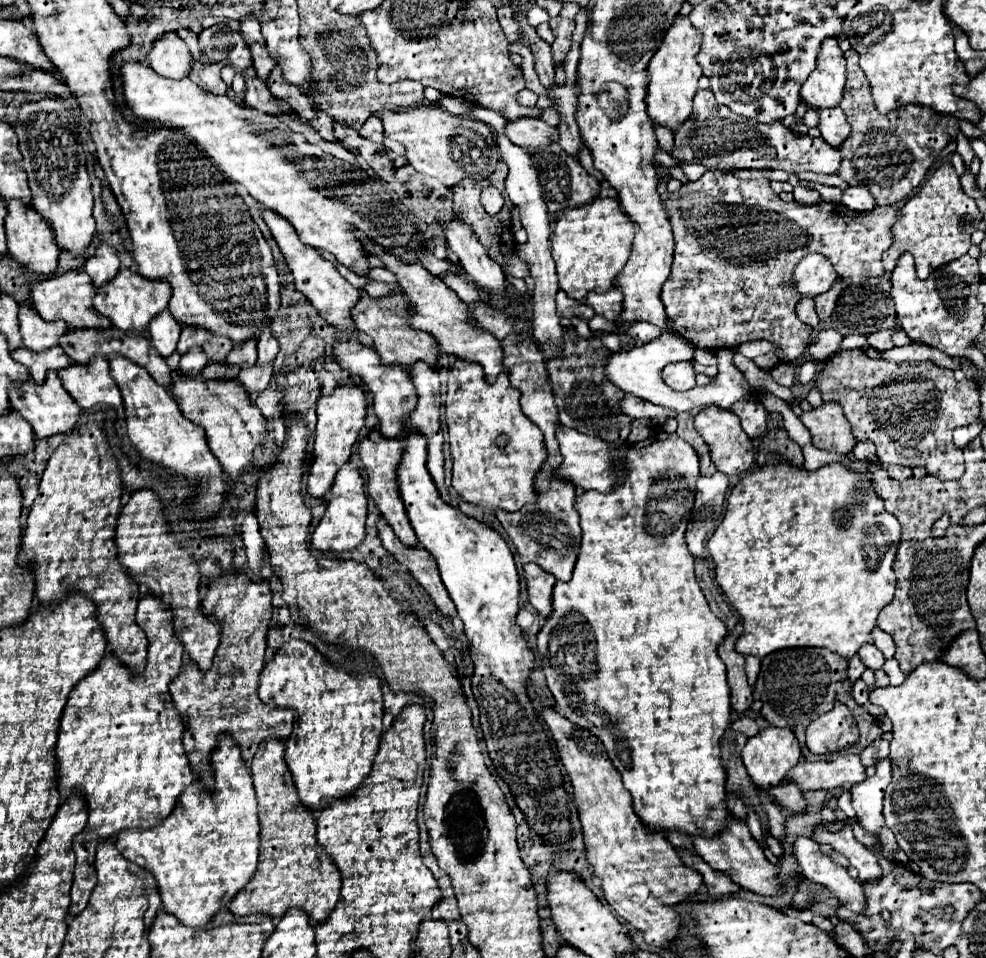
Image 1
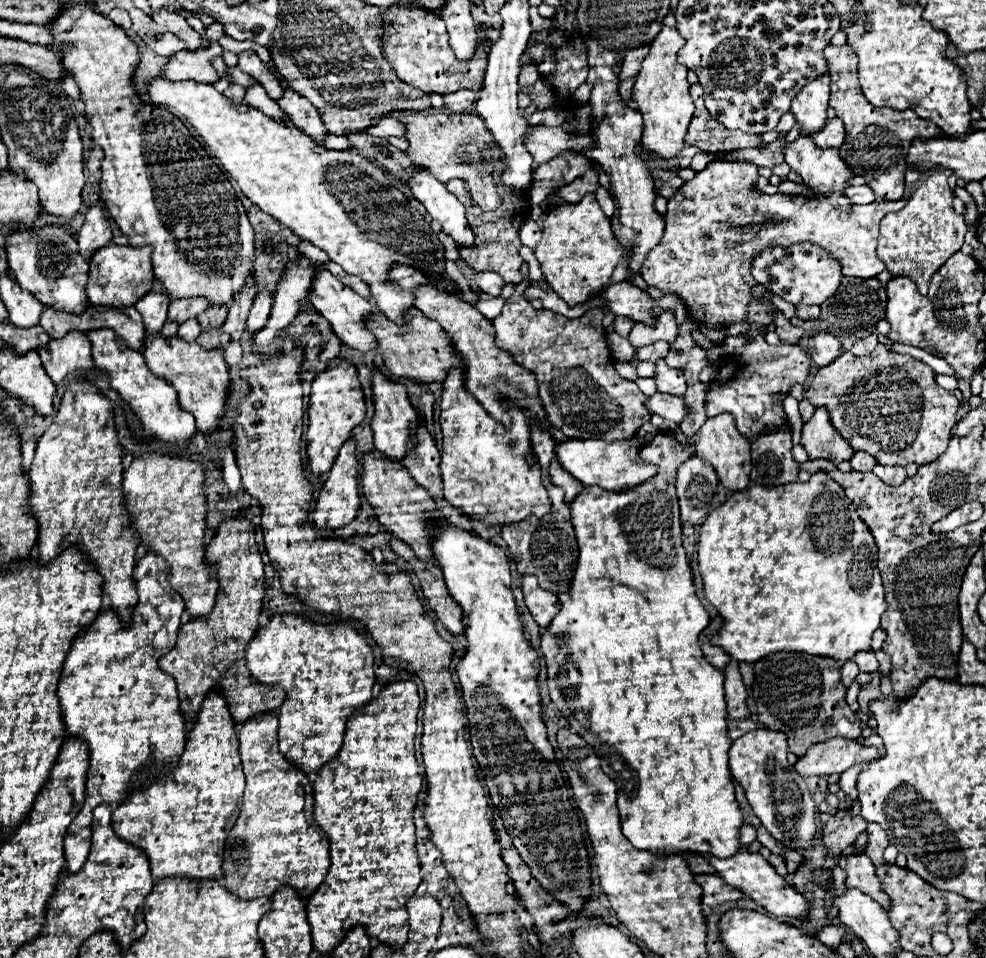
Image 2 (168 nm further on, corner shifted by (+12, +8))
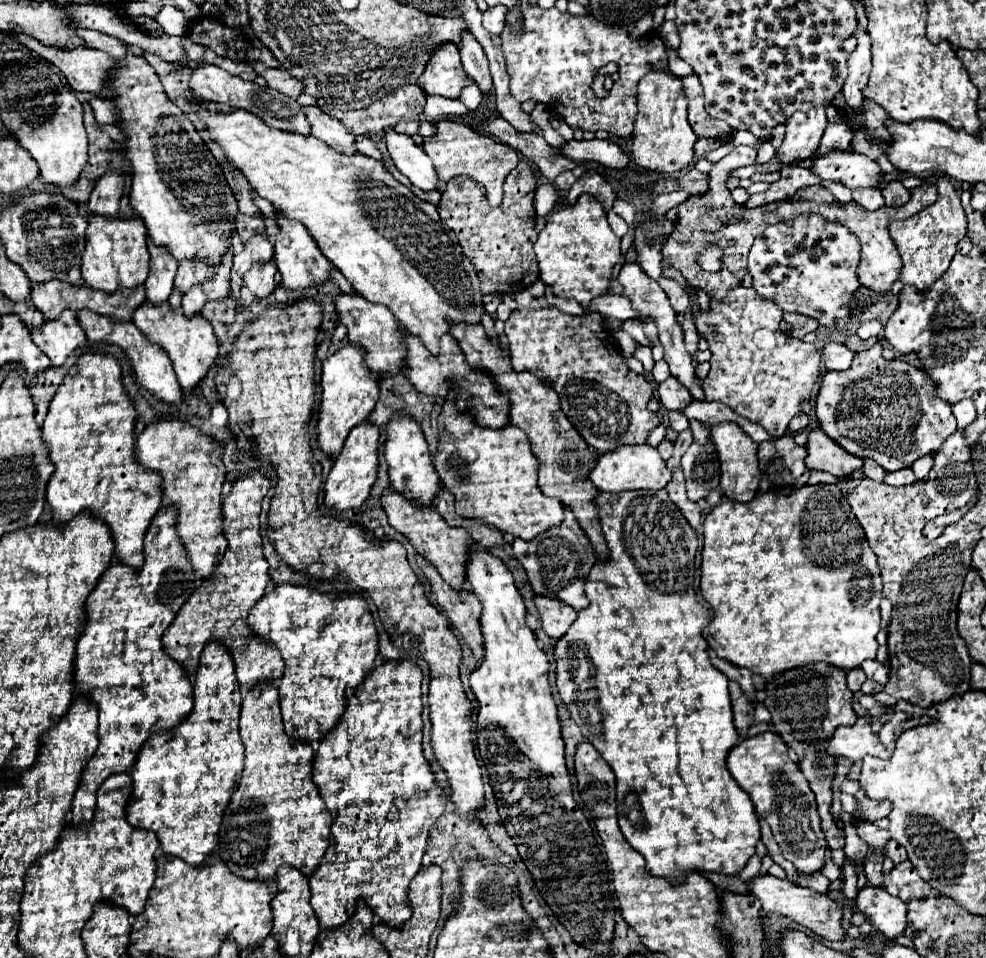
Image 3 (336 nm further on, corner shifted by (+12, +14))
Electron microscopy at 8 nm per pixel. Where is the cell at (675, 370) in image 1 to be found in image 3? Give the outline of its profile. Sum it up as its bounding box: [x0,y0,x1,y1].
[658,376,692,412]

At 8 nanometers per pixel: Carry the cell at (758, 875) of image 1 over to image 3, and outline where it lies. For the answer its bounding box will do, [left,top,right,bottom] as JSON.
[748,876,846,940]

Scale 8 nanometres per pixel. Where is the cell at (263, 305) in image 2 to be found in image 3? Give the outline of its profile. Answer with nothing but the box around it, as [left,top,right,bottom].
[244,262,276,300]

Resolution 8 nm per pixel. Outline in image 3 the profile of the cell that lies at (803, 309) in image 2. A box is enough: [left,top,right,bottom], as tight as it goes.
[784,312,818,338]

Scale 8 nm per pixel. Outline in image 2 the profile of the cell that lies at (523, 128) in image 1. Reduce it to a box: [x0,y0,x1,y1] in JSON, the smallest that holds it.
[524,126,590,168]

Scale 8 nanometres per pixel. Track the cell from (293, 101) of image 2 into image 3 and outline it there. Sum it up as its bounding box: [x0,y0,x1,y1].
[304,106,358,154]

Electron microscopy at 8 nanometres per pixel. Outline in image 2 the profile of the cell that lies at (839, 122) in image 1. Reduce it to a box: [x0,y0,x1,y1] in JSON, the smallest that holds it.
[812,118,844,148]

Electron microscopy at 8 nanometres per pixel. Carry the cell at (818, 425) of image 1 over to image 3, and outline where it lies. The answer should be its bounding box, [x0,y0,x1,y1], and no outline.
[806,428,864,478]

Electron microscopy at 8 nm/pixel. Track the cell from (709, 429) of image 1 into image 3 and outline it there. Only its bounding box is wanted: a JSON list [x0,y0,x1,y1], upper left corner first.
[710,422,760,502]

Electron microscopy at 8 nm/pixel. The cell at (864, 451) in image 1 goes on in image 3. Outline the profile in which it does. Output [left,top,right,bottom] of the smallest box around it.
[862,458,884,482]

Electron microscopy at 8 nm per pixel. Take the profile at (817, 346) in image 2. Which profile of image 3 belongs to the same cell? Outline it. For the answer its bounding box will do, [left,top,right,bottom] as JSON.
[822,342,854,370]

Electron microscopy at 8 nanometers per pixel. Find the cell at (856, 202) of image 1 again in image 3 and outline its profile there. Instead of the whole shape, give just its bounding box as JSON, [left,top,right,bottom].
[854,188,884,210]

